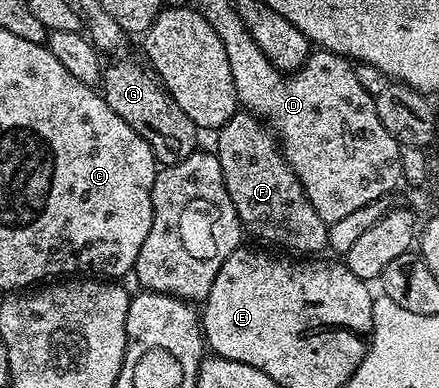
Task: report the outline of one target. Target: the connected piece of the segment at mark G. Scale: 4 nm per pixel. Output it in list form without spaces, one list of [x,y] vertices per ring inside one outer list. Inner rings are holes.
[[[123,57],[108,61],[111,63],[108,66],[106,63],[101,74],[101,93],[109,108],[113,108],[113,112],[117,112],[117,116],[121,116],[121,120],[125,120],[125,124],[129,124],[133,132],[137,132],[137,136],[141,136],[141,140],[149,144],[160,167],[172,166],[185,160],[195,153],[195,141],[201,137],[200,131],[193,124],[193,120],[189,120],[185,112],[181,112],[177,100],[173,100],[163,89],[163,83],[150,65]]]

